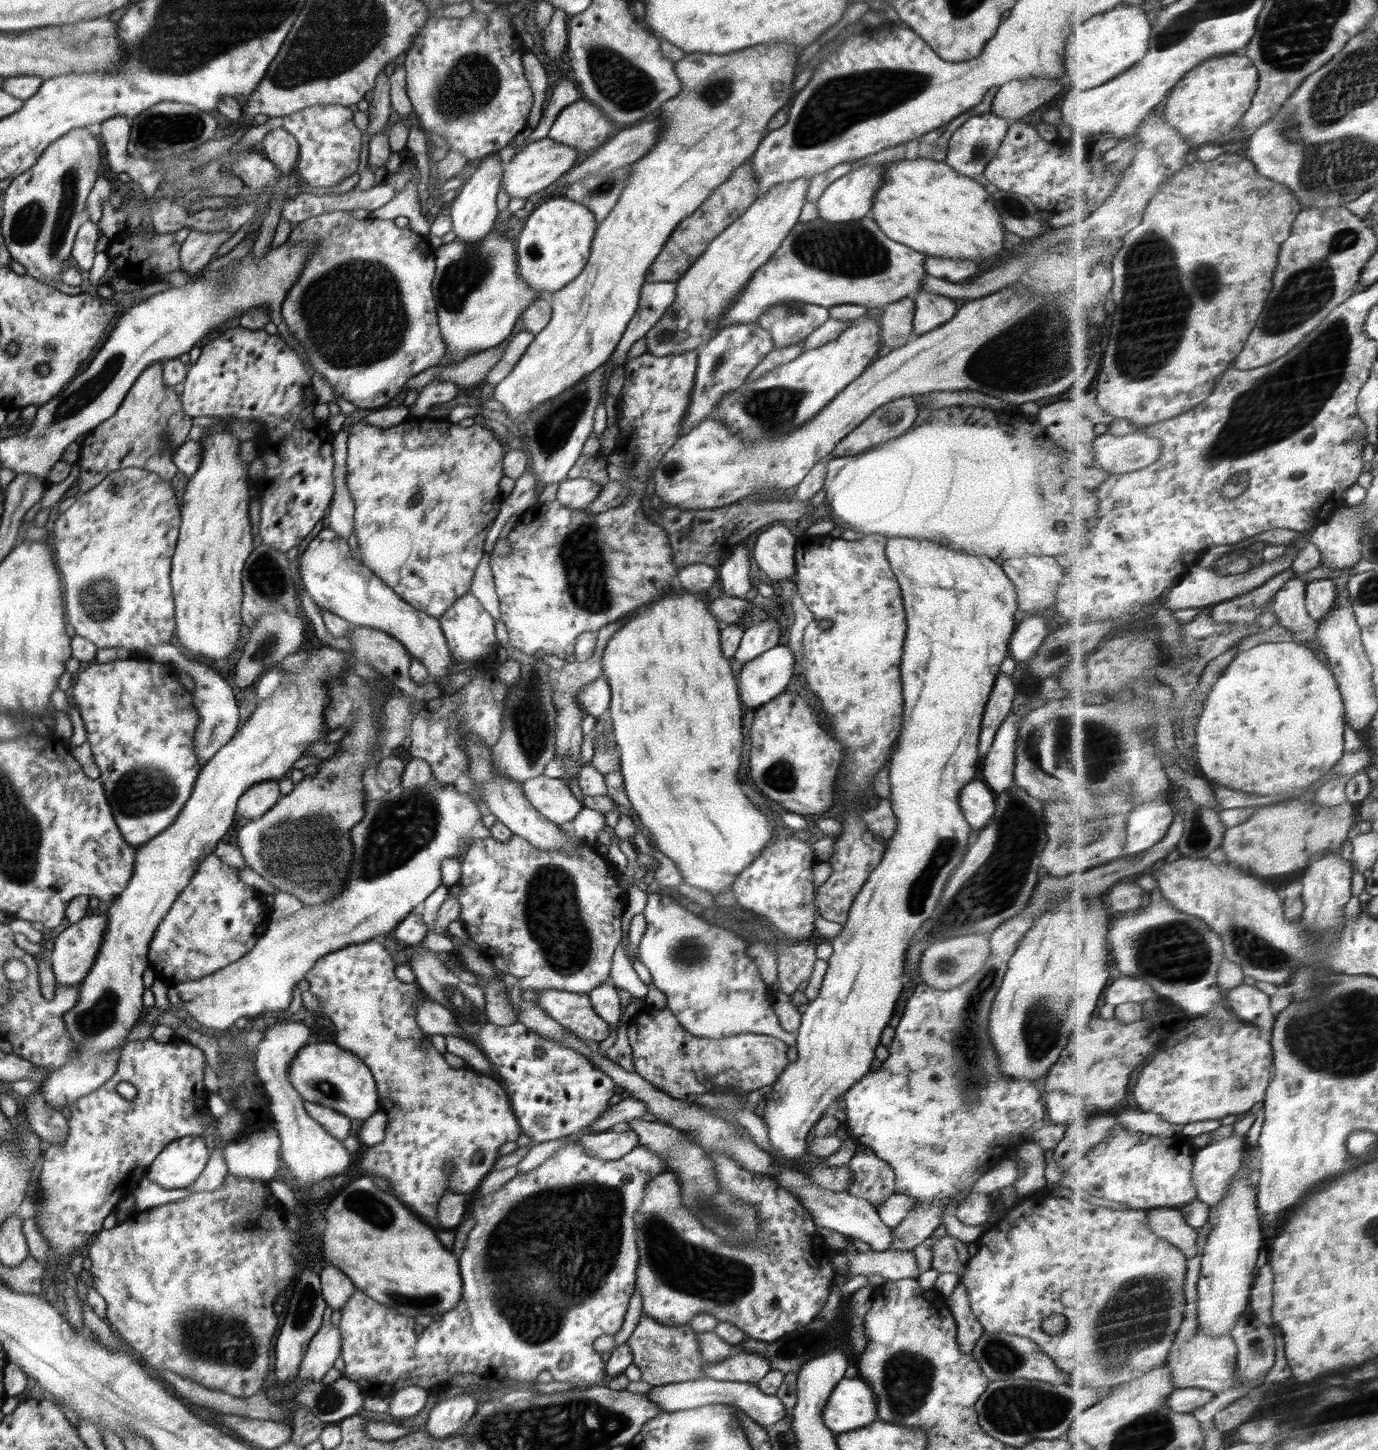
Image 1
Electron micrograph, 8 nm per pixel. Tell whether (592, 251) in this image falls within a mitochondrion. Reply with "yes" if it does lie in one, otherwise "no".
no

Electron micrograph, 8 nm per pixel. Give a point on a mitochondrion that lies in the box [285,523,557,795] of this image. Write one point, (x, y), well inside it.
(528, 717)

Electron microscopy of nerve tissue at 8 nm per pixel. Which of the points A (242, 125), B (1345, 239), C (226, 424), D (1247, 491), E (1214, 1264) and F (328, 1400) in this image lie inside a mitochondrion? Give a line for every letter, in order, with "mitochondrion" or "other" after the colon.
A: other
B: mitochondrion
C: other
D: other
E: other
F: mitochondrion

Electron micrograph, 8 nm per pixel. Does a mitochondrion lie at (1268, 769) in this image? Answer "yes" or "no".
no

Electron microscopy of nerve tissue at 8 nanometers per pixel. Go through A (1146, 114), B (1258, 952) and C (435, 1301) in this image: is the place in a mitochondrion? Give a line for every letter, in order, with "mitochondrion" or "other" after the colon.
A: other
B: mitochondrion
C: mitochondrion

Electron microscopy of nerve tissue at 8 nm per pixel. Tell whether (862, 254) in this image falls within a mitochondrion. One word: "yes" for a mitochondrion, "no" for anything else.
yes

